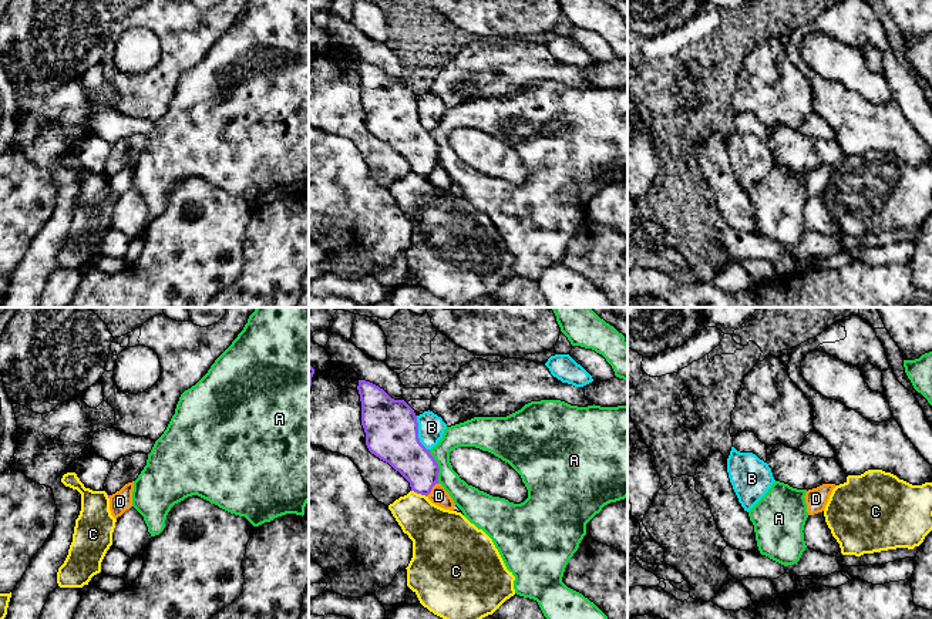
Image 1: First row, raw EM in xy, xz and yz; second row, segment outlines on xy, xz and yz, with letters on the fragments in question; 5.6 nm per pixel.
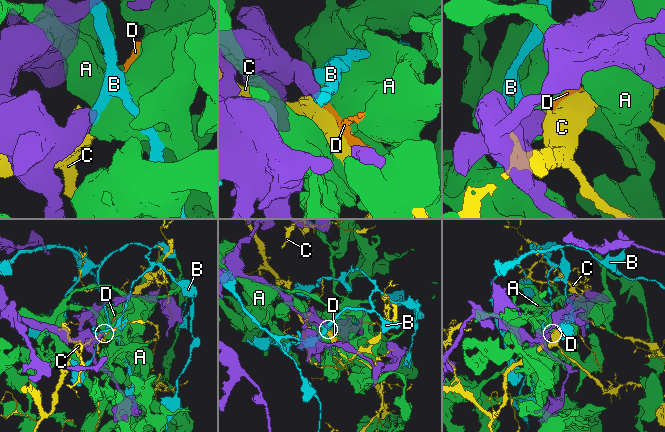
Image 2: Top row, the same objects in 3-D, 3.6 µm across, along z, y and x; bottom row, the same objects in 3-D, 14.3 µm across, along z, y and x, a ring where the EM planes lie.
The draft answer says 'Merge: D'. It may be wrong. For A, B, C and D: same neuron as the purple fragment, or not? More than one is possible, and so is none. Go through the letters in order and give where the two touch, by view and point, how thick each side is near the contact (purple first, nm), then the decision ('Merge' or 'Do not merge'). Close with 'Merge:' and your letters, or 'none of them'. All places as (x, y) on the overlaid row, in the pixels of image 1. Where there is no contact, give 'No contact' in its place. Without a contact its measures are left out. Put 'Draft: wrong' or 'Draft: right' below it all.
A: Touches purple at xz (438, 467). Thickness 220 nm (purple) against 150 nm. Do not merge
B: Touches purple at xz (417, 433). Thickness 300 nm (purple) against 150 nm. Do not merge
C: Touches purple at xz (419, 493). Thickness 220 nm (purple) against 280 nm. Do not merge
D: Touches purple at xz (431, 488). Thickness 220 nm (purple) against 100 nm. Do not merge
Merge: none of them
Draft: wrong

